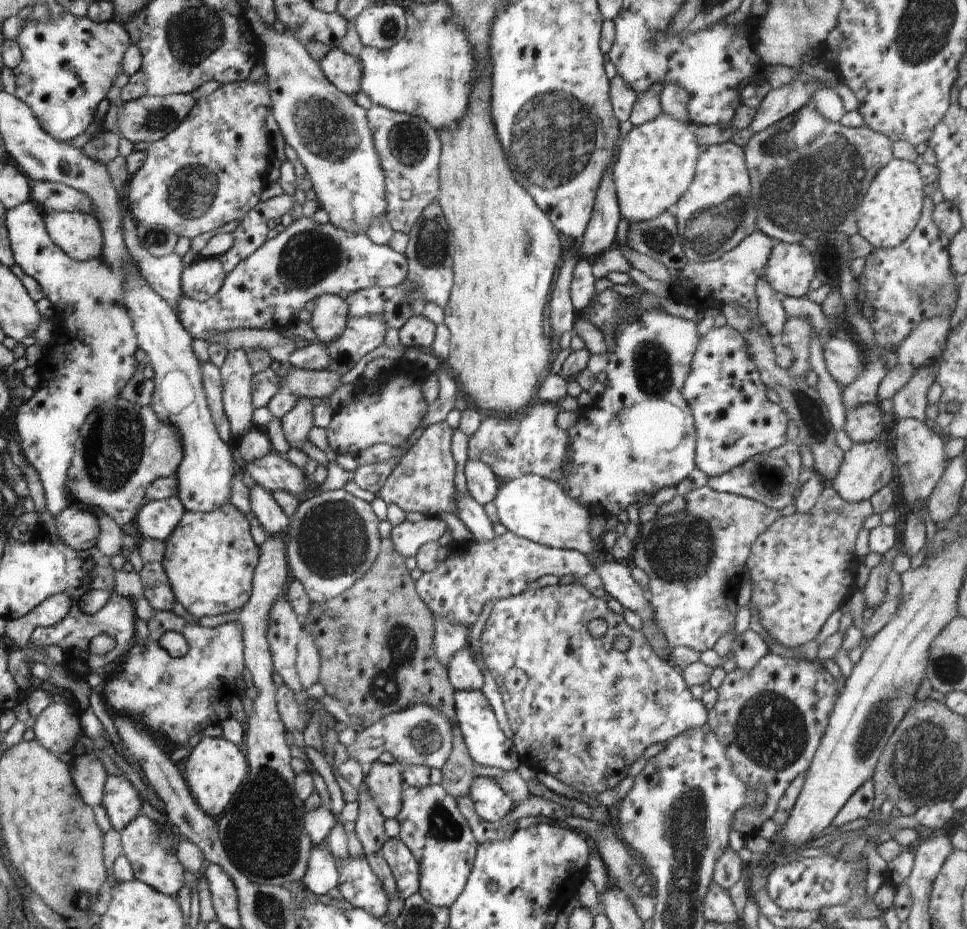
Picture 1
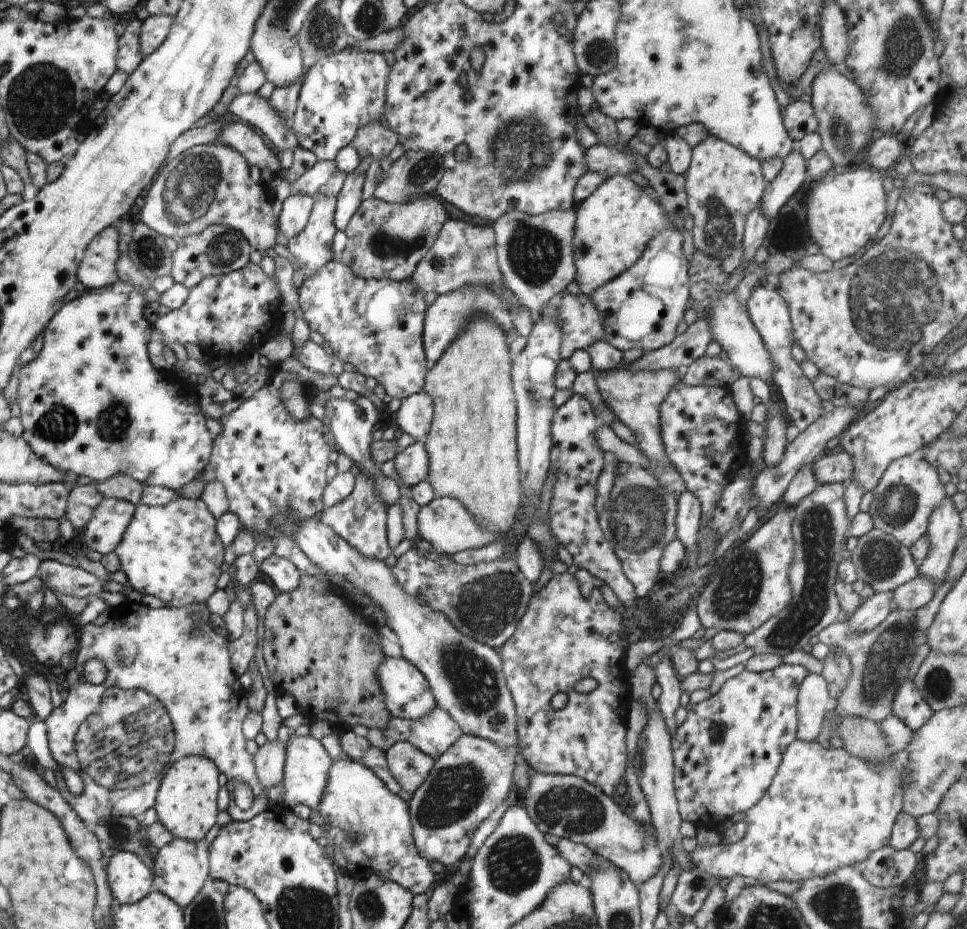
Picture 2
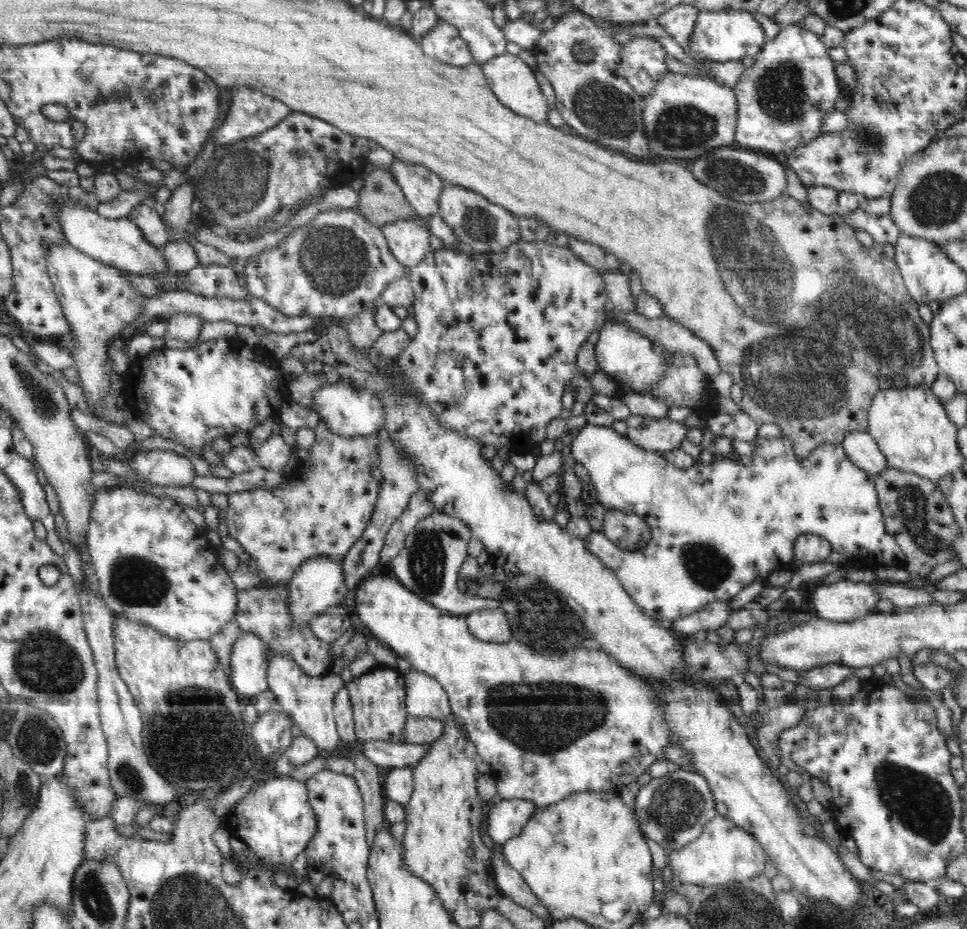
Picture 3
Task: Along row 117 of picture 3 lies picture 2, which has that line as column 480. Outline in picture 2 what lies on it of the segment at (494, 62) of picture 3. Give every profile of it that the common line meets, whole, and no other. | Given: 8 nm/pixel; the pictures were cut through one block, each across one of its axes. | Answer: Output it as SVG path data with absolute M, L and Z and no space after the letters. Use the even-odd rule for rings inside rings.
M435 497L432 502L421 508L418 515L418 528L421 538L433 545L435 553L456 555L461 551L480 549L491 544L499 534L483 529L462 502L451 497Z

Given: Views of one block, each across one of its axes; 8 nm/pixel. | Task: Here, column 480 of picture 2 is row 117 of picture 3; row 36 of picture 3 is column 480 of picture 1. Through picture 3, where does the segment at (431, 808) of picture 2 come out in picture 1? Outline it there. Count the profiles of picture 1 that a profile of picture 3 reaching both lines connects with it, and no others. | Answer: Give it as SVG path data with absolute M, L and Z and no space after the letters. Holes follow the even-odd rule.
M475 776L468 796L473 800L475 813L481 820L491 823L501 821L516 807L492 777Z

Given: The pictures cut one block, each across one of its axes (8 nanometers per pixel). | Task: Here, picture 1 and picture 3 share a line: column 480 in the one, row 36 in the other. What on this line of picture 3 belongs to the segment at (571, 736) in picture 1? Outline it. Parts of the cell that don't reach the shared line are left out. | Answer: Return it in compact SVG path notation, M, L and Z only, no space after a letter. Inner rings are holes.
M639 36L622 44L618 75L643 99L655 92L659 81L669 73L667 53L658 37Z

